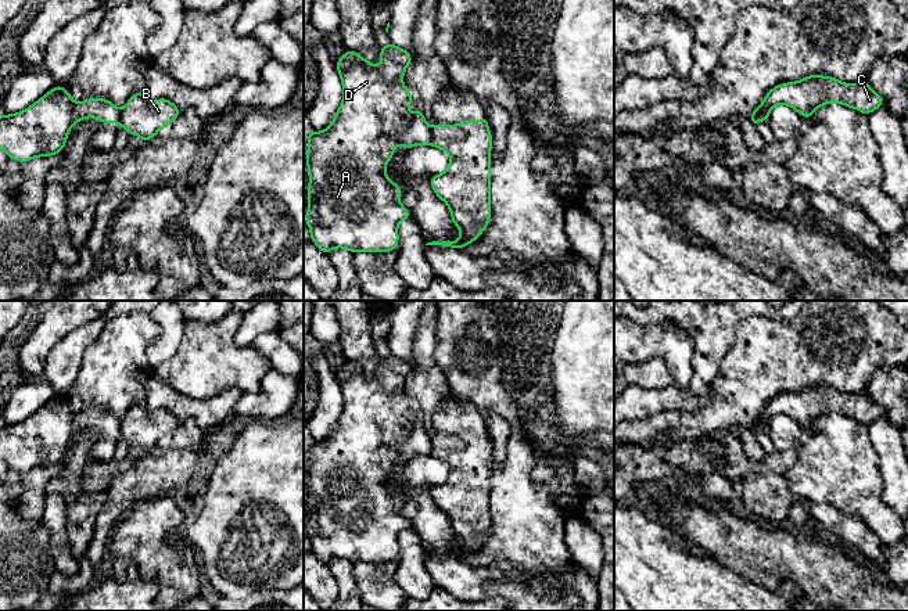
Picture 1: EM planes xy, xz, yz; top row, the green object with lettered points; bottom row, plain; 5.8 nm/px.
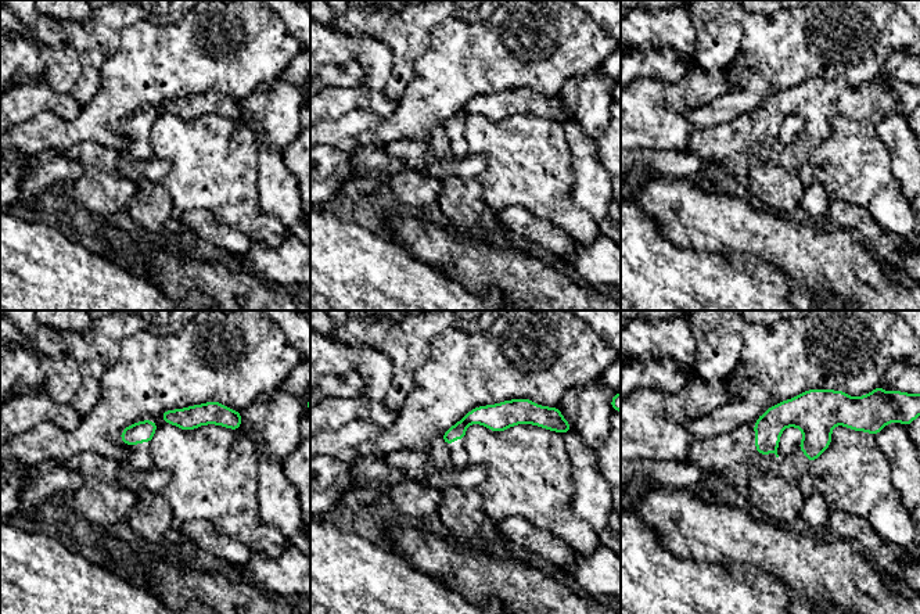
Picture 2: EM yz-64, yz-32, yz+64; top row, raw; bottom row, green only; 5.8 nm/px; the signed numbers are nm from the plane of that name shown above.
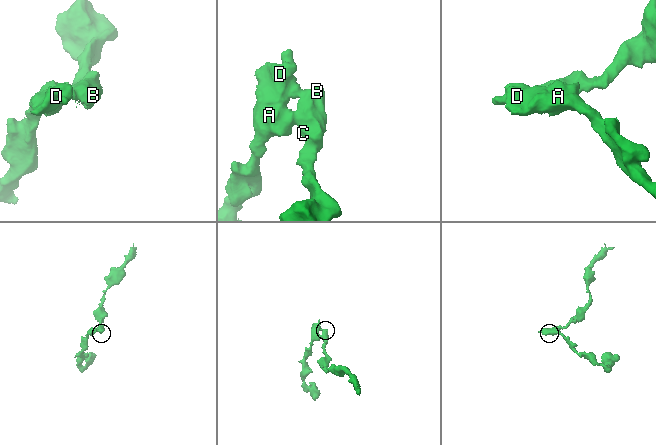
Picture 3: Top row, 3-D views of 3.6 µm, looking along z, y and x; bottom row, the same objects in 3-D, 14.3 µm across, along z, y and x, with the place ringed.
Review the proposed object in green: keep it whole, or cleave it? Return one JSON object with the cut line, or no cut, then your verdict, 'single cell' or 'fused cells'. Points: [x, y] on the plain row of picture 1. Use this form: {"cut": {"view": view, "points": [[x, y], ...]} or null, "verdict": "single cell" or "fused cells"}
{"cut": {"view": "xz", "points": [[430, 438], [431, 453]]}, "verdict": "fused cells"}

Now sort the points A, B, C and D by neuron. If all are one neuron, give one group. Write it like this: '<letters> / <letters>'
A D / B C

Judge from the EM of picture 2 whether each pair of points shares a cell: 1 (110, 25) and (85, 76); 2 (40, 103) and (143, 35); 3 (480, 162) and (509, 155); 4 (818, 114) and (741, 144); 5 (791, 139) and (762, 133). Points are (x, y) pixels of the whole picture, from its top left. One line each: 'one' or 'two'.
1: one
2: two
3: two
4: one
5: two

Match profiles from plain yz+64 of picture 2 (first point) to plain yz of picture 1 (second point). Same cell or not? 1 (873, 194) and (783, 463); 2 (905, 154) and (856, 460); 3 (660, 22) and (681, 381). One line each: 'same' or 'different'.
1: different
2: different
3: same

